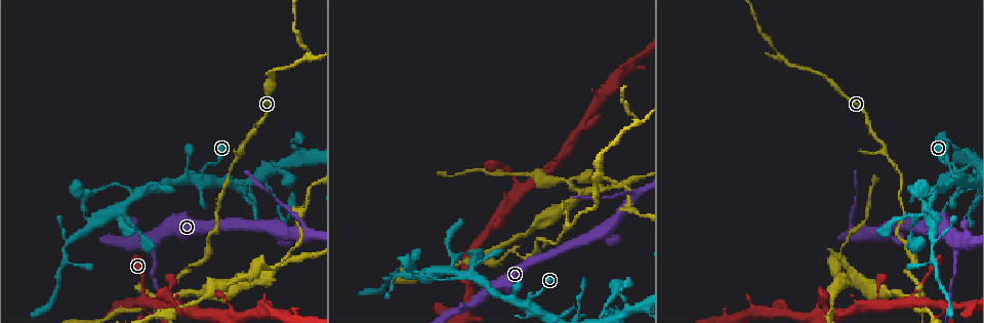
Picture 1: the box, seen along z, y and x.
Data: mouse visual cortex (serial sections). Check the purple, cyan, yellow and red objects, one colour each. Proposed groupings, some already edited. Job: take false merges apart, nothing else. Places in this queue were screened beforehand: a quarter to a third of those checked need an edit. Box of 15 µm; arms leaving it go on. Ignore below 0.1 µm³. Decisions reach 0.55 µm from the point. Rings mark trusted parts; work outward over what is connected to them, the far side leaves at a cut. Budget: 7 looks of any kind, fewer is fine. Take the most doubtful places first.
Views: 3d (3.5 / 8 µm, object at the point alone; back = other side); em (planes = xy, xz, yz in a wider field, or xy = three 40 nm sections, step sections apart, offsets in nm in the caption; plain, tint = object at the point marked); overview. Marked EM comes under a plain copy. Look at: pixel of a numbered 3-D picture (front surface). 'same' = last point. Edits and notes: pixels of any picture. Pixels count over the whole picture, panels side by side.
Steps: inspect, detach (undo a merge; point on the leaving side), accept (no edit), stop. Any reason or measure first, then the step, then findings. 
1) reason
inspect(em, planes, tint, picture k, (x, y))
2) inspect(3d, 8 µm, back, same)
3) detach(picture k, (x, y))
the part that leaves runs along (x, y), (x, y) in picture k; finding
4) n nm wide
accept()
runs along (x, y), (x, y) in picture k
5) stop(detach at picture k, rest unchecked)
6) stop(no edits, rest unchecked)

sudden change in width
inspect(3d, 3.5 µm, picture 1, (955, 258))

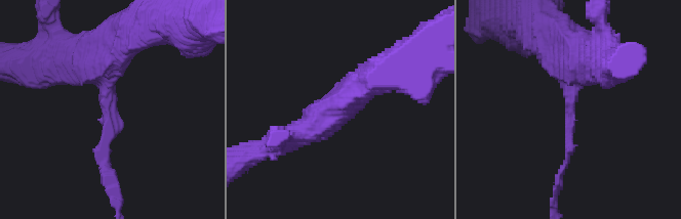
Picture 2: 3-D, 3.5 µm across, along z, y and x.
arms of 100, 450 nm; shape alone is not enough
inspect(em, xy, step 2, tint, picture 2, (570, 115))

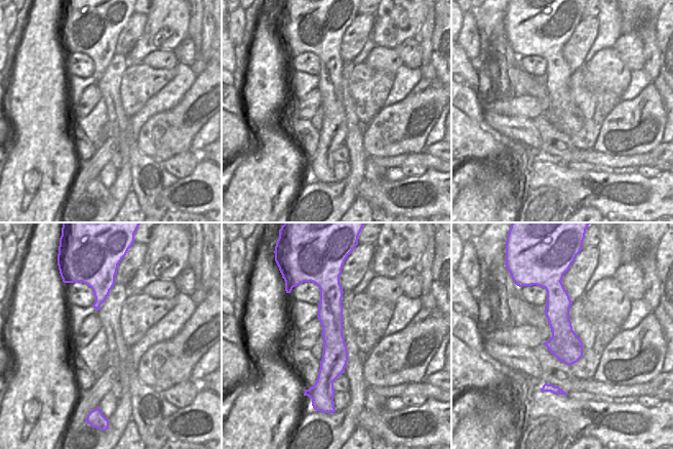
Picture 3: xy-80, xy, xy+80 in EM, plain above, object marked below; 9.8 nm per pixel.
inspect(em, xy, step 3, tint, same)

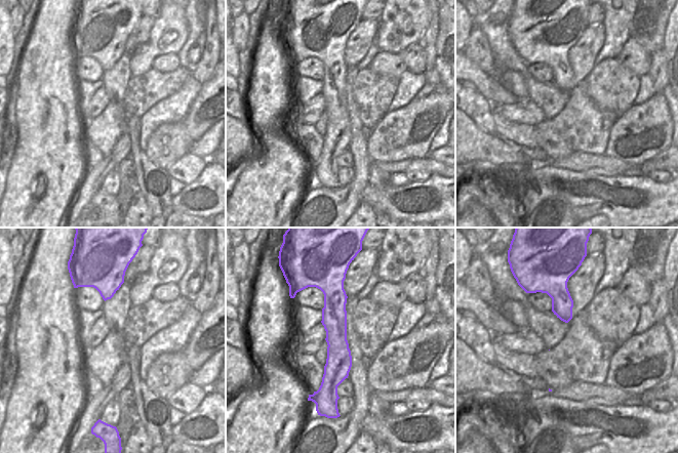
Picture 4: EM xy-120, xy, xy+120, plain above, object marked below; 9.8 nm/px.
detach(picture 2, (98, 154))
two cells meet here

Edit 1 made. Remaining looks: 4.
calibre changes
inspect(3d, 3.5 µm, picture 1, (402, 274))

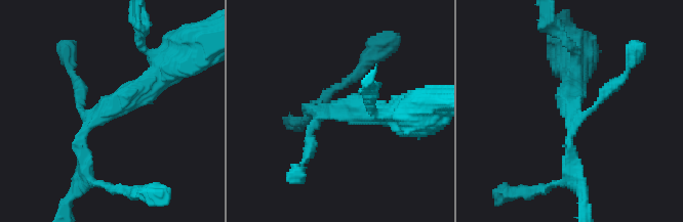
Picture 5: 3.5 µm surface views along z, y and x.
inspect(em, xy, step 3, tint, picture 5, (343, 107))

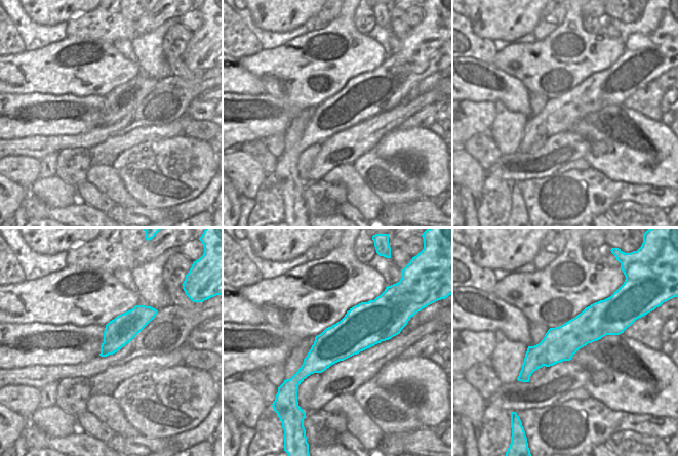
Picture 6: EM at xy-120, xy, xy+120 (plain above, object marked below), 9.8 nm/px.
accept()
runs along (169, 67), (84, 129), (81, 161) in picture 5; continuous, no second cell

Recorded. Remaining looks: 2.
thick turns thin
inspect(3d, 3.5 µm, picture 1, (920, 197))

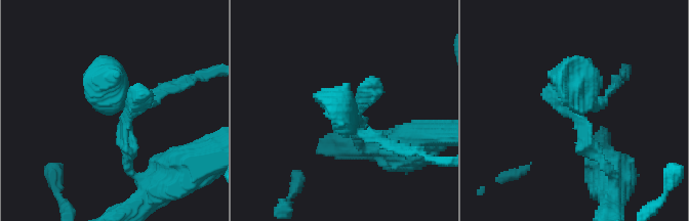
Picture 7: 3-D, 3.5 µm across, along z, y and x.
need the tissue
inspect(em, planes, tint, picture 7, (583, 112))

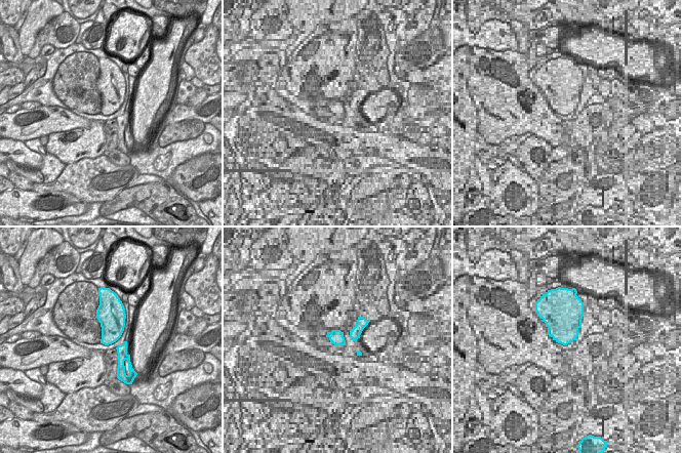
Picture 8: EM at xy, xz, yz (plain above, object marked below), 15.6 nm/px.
360 nm wide
accept()
runs along (609, 171), (580, 120), (570, 60) in picture 7; all the same cell

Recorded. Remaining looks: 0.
stop(detach at picture 2, rest unchecked)

